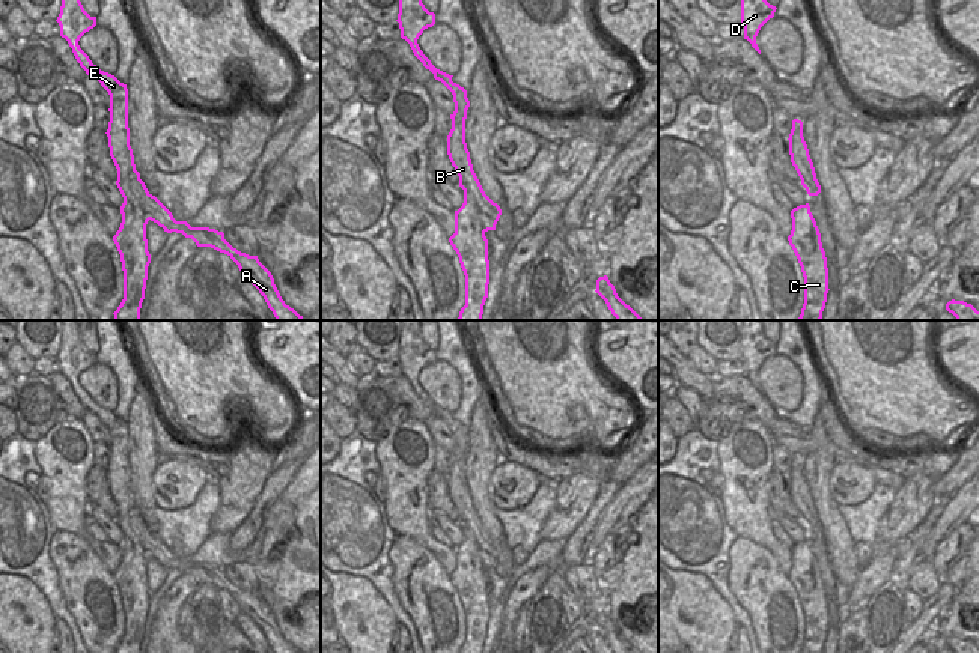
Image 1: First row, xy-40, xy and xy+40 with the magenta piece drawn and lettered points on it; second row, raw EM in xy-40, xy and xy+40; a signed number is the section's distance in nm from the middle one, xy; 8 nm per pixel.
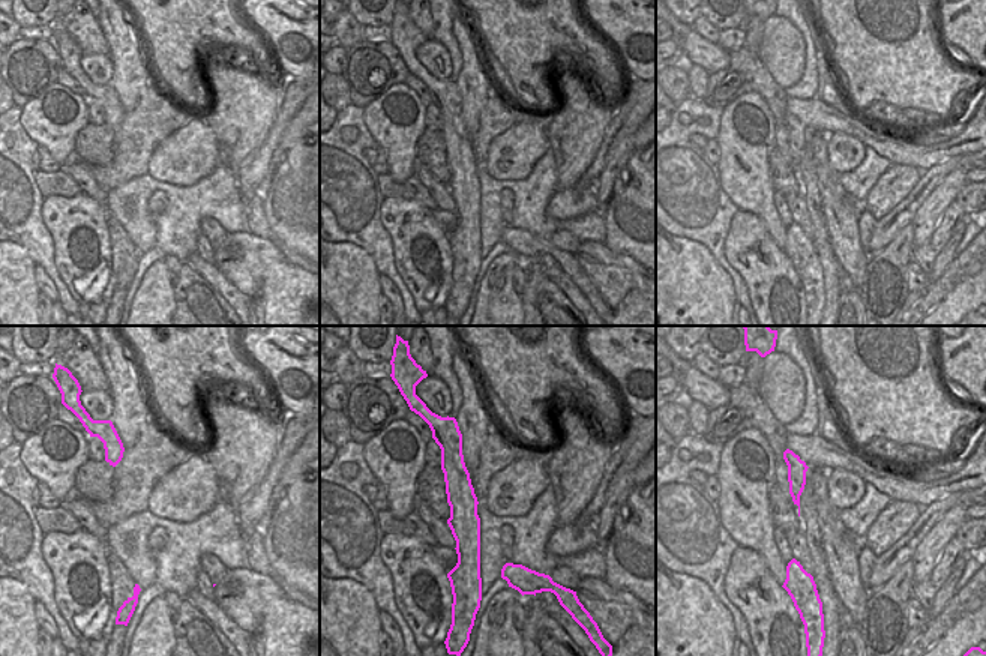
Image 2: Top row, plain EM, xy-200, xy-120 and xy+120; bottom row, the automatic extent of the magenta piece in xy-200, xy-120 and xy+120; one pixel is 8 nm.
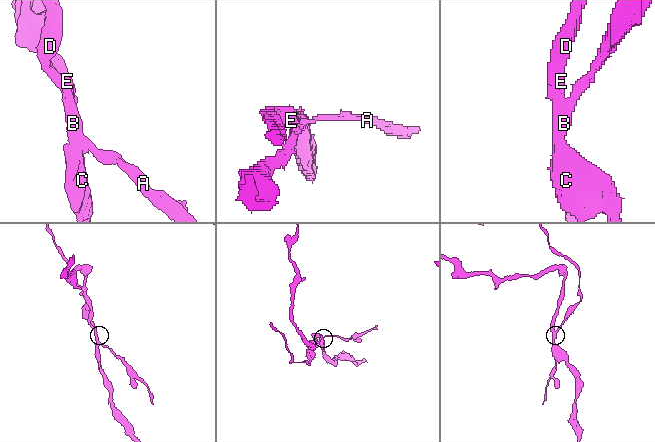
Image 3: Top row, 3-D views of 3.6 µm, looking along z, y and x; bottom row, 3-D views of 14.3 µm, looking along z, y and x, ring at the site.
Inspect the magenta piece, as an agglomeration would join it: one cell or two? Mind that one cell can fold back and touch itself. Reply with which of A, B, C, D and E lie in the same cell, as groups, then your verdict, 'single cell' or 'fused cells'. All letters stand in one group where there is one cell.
A B / C D E; fused cells

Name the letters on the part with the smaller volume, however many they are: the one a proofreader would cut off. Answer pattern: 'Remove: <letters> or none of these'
Remove: A, B

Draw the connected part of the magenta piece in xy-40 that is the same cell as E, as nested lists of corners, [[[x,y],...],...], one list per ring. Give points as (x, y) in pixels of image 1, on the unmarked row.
[[[62,320],[62,343],[56,358],[60,363],[60,373],[68,378],[80,403],[87,412],[96,415],[110,432],[110,459],[105,471],[110,494],[117,506],[116,522],[124,534],[122,560],[113,573],[122,599],[124,636],[113,651],[140,653],[151,600],[146,576],[149,555],[130,522],[130,512],[136,509],[136,501],[130,483],[128,426],[114,412],[93,402],[78,382],[80,375],[96,363],[96,354],[90,354],[84,348],[77,320]]]

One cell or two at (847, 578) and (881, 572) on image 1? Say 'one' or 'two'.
two

